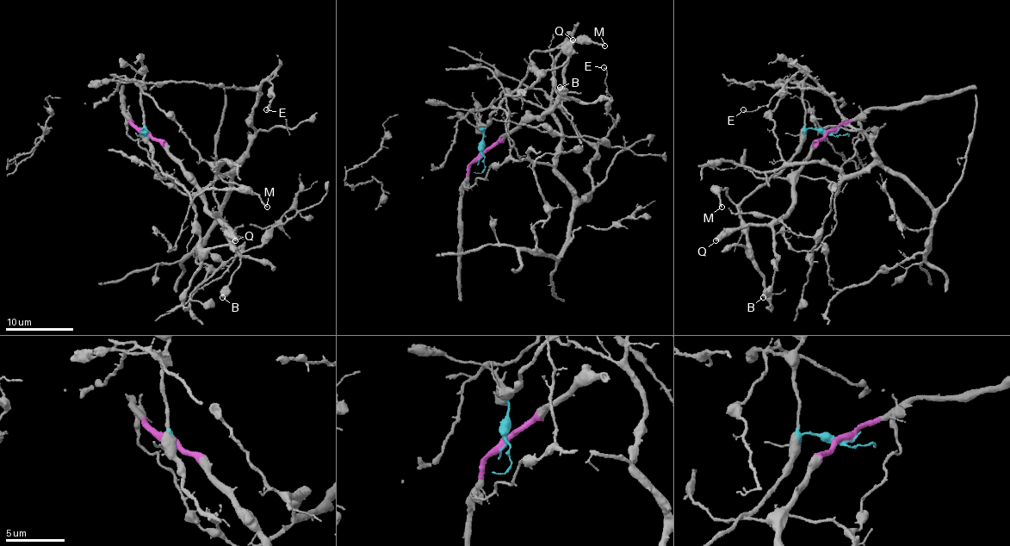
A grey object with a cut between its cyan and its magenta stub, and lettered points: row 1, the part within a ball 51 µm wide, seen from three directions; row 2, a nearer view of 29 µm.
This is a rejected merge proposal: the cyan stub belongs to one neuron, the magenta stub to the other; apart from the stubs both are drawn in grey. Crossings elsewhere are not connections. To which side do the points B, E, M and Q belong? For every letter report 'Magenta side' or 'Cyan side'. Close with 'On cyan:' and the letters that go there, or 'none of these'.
B: Magenta side
E: Cyan side
M: Cyan side
Q: Magenta side
On cyan: E, M

